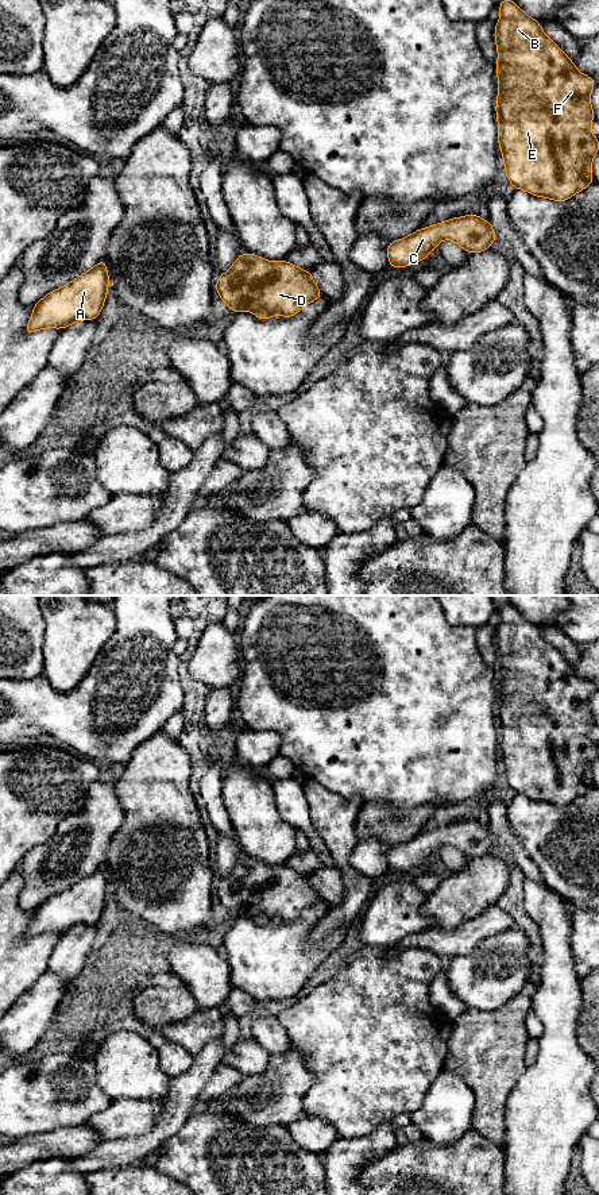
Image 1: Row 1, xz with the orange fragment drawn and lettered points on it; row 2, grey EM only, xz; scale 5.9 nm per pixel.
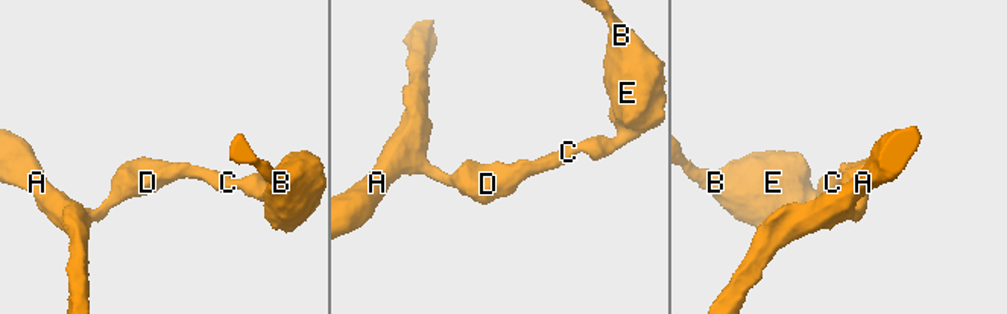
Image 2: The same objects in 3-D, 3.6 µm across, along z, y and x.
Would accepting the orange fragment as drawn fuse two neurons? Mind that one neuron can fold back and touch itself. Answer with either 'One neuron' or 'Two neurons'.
One neuron

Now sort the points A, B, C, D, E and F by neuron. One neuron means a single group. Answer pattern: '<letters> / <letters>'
A B C D E F

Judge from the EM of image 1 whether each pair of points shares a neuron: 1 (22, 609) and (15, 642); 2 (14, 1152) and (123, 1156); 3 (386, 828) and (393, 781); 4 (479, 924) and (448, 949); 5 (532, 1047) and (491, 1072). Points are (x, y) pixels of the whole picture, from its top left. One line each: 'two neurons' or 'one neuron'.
1: one neuron
2: two neurons
3: two neurons
4: one neuron
5: two neurons

